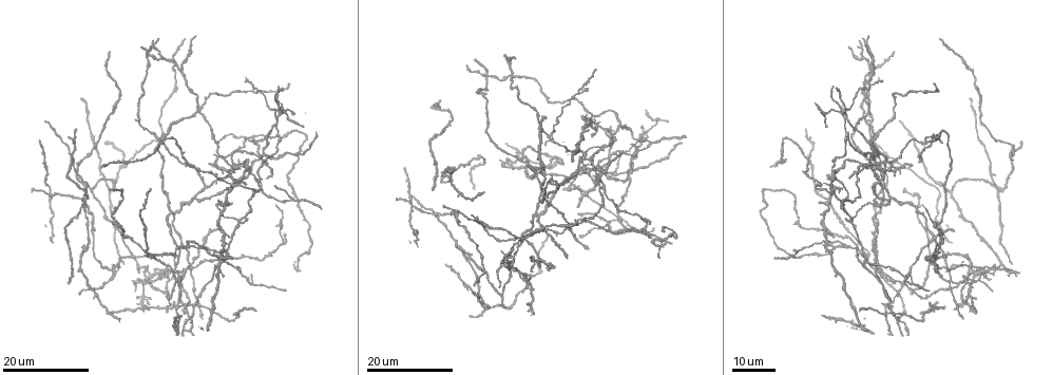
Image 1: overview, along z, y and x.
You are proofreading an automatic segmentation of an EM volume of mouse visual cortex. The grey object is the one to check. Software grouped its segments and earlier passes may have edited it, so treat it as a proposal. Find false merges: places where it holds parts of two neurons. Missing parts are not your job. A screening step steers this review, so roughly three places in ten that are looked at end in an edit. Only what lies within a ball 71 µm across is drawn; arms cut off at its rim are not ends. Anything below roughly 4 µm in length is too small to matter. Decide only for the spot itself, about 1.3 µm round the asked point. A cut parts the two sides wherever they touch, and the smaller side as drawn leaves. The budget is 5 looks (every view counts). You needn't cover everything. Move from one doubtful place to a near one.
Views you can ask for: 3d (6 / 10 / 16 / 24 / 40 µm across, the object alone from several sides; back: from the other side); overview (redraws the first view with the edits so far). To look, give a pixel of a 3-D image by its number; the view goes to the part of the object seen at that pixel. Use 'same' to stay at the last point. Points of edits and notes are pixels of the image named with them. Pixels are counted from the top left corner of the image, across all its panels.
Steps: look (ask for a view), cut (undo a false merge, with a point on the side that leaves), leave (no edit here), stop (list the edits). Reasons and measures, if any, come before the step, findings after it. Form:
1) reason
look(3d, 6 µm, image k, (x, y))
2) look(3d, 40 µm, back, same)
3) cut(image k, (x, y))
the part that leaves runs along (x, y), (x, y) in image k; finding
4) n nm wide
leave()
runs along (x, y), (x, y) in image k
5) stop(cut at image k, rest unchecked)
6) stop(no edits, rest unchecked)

four or more arms meet
look(3d, 24 µm, image 1, (546, 184))

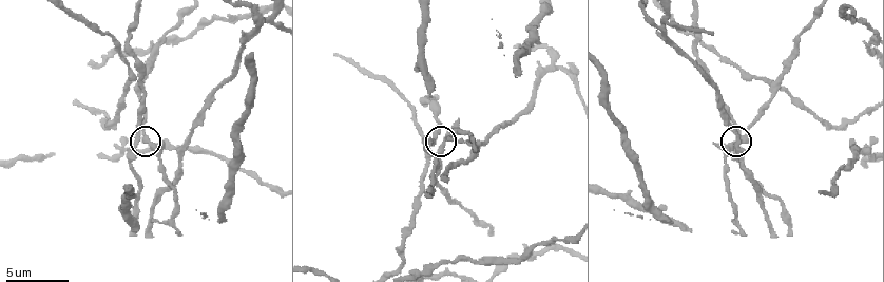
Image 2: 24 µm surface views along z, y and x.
look(3d, 10 µm, image 2, (440, 147))

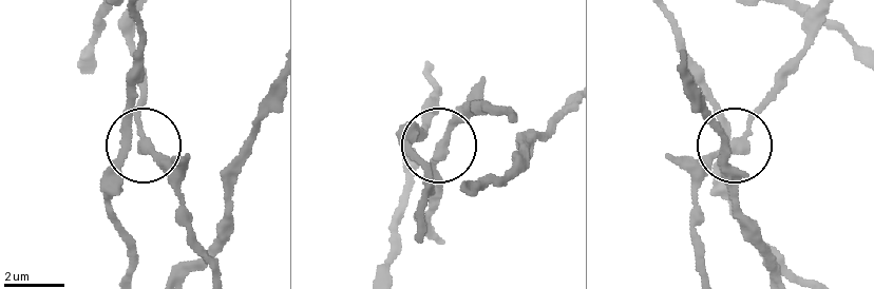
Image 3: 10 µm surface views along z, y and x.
leave()
continuous, no second neuron

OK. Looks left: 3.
three arms meet
look(3d, 6 µm, image 2, (427, 169))

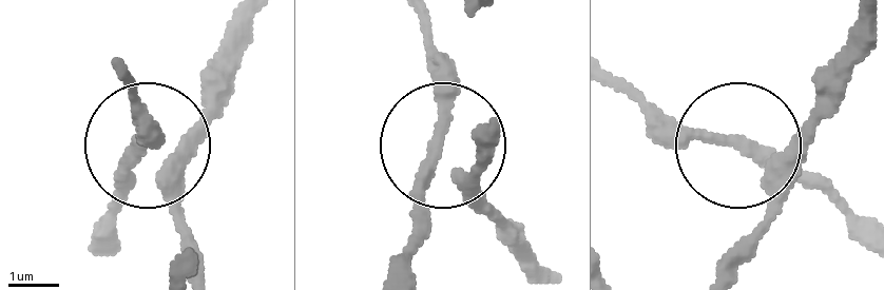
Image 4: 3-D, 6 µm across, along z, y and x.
side arm 53 µm
leave()
continuous, no second neuron

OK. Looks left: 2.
four or more arms meet
look(3d, 16 µm, image 1, (239, 222))

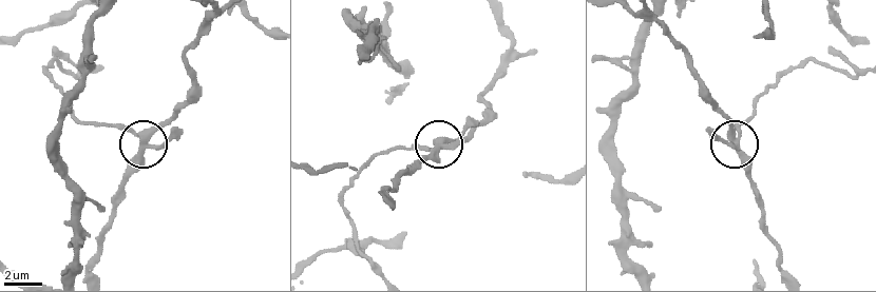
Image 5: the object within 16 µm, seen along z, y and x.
look(3d, 6 µm, image 5, (141, 138))

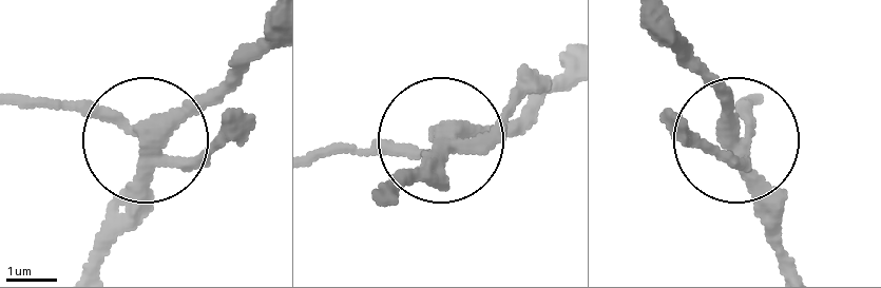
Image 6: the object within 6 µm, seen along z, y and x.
4 arms
cut(image 6, (83, 114))
the part that leaves runs along (149, 151), (123, 126), (23, 104) in image 6; two neurons meet here

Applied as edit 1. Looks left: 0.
stop(cut at image 6, rest unchecked)

